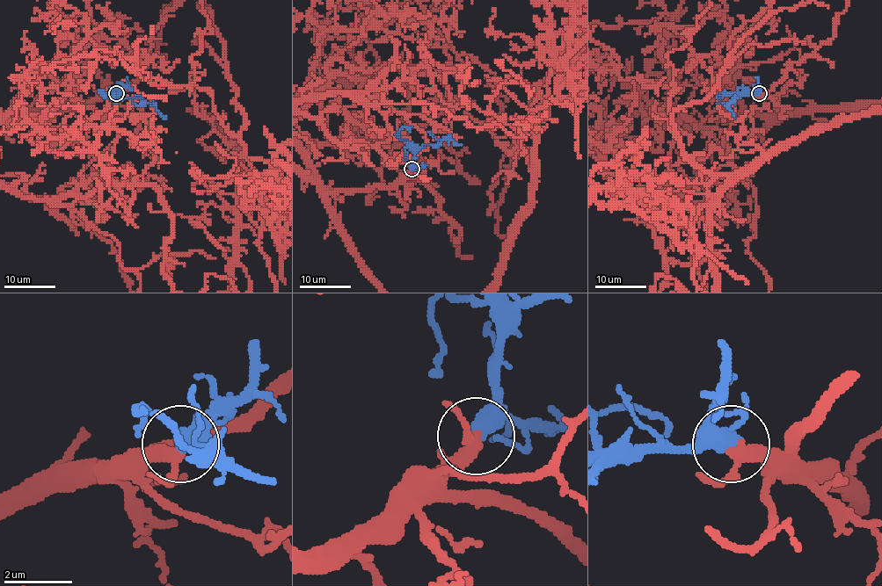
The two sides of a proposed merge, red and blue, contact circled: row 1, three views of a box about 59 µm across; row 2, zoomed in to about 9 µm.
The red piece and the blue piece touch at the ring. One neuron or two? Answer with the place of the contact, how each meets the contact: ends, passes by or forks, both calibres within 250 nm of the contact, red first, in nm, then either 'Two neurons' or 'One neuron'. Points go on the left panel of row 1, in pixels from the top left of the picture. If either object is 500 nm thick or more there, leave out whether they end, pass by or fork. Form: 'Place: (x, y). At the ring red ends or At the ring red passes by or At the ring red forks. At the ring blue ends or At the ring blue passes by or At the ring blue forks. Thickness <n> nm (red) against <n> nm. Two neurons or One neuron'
Place: (116, 93). At the ring red passes by. At the ring blue forks. Thickness 300 nm (red) against 320 nm. One neuron

